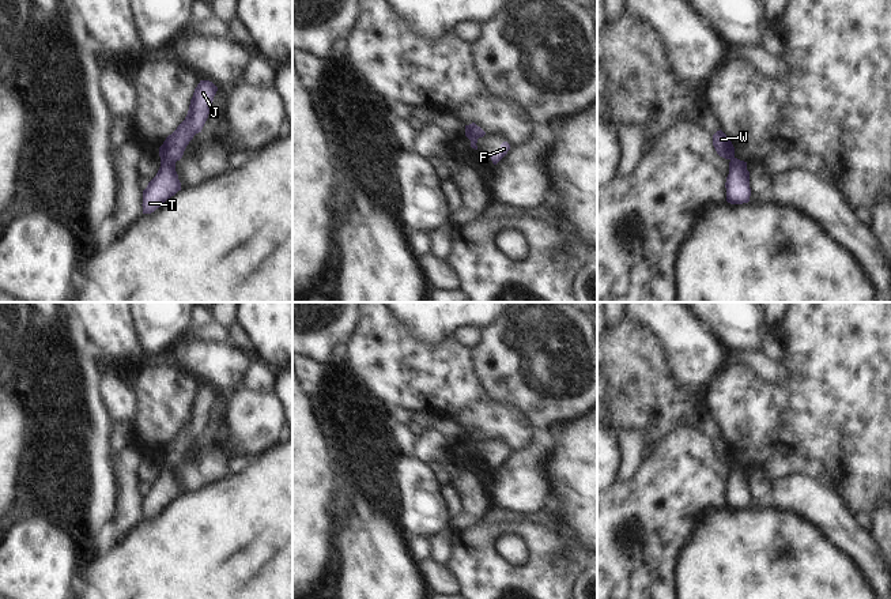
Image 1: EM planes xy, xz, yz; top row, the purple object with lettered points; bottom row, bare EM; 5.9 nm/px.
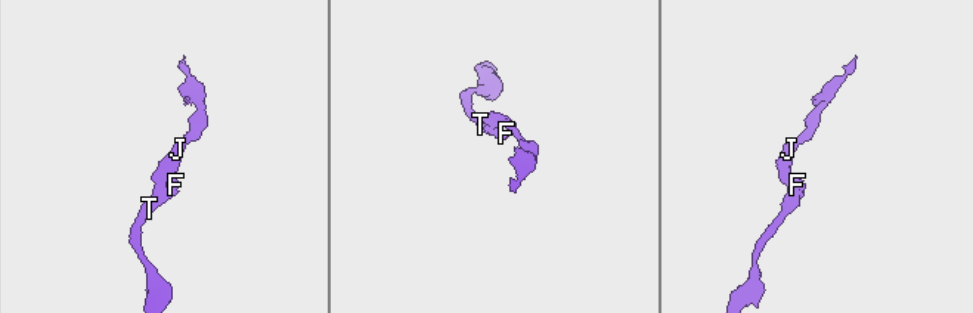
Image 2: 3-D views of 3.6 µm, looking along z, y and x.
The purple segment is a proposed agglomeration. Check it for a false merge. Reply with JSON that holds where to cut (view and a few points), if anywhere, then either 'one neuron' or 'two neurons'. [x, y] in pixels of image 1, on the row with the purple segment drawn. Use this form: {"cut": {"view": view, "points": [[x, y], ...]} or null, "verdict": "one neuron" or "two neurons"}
{"cut": {"view": "xy", "points": [[161, 157], [174, 162]]}, "verdict": "two neurons"}

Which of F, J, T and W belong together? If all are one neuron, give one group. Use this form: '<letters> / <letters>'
F T / J W

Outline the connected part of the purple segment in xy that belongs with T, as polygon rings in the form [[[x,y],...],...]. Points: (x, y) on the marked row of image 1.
[[[161,158],[161,167],[156,176],[143,191],[143,214],[154,212],[178,191],[181,191],[181,182],[175,172],[175,162]]]

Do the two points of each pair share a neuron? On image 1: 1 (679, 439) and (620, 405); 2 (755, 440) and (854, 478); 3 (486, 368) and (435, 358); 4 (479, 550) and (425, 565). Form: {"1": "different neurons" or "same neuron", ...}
{"1": "different neurons", "2": "same neuron", "3": "different neurons", "4": "different neurons"}

